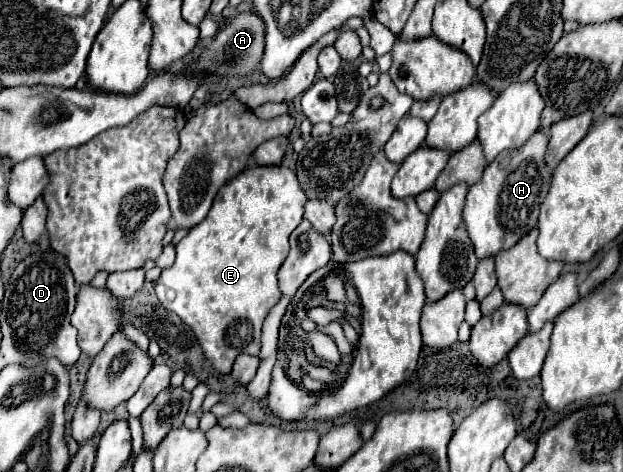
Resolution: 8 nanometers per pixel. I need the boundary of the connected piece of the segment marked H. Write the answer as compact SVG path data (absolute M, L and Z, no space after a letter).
M542 130L536 132L526 146L514 152L504 152L502 158L498 156L494 164L488 164L482 180L468 190L462 218L478 258L490 258L512 248L536 226L540 204L550 188L550 170L544 162L546 144L548 136Z

